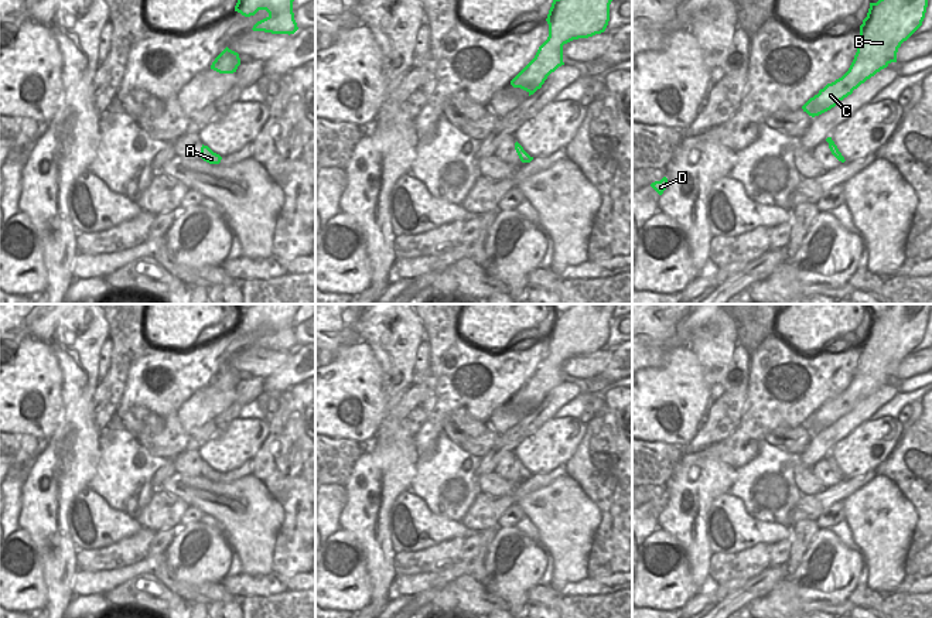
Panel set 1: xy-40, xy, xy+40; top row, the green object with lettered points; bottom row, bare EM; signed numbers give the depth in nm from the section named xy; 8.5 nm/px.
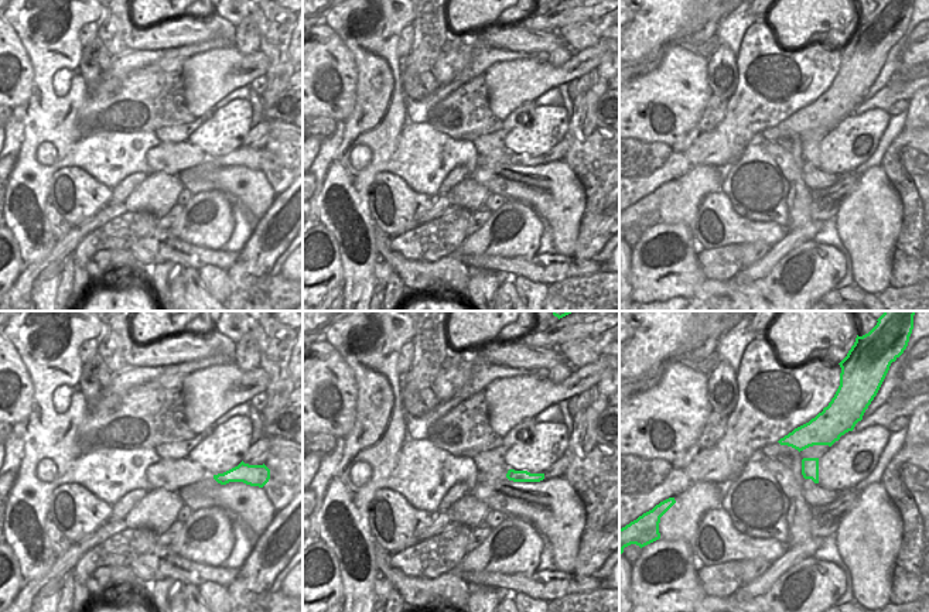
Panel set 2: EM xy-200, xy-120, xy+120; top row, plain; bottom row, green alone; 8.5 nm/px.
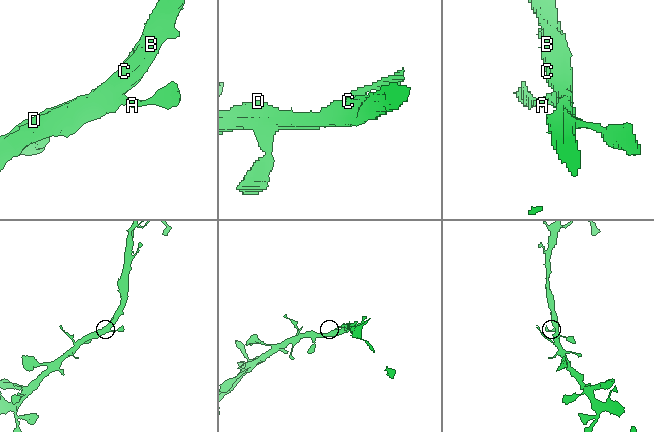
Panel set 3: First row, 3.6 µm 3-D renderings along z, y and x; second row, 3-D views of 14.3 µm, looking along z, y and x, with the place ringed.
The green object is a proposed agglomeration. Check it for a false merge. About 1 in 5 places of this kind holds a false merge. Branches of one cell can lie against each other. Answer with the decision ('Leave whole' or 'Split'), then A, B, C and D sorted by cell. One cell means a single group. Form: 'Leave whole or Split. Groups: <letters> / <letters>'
Leave whole. Groups: A B C D

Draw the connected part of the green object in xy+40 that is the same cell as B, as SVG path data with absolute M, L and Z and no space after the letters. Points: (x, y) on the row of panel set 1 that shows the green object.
M878 0L870 3L867 17L860 25L860 42L849 71L803 106L809 116L819 116L847 98L867 79L891 62L897 62L898 48L921 25L928 0Z

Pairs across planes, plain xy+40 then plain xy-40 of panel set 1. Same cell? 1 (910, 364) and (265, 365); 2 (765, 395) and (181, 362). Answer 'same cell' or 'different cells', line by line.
1: same cell
2: same cell

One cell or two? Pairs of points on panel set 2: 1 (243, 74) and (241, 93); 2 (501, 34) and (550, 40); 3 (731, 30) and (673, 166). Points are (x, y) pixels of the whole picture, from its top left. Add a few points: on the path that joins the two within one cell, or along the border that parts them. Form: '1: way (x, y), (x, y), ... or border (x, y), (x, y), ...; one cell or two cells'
1: border (248, 85), (234, 89), (214, 105); two cells
2: way (513, 37), (519, 40), (538, 40); one cell
3: border (758, 19), (745, 31), (735, 55); two cells

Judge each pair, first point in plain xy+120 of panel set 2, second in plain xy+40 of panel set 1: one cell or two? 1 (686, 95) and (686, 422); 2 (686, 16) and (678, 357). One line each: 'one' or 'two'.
1: one
2: two

